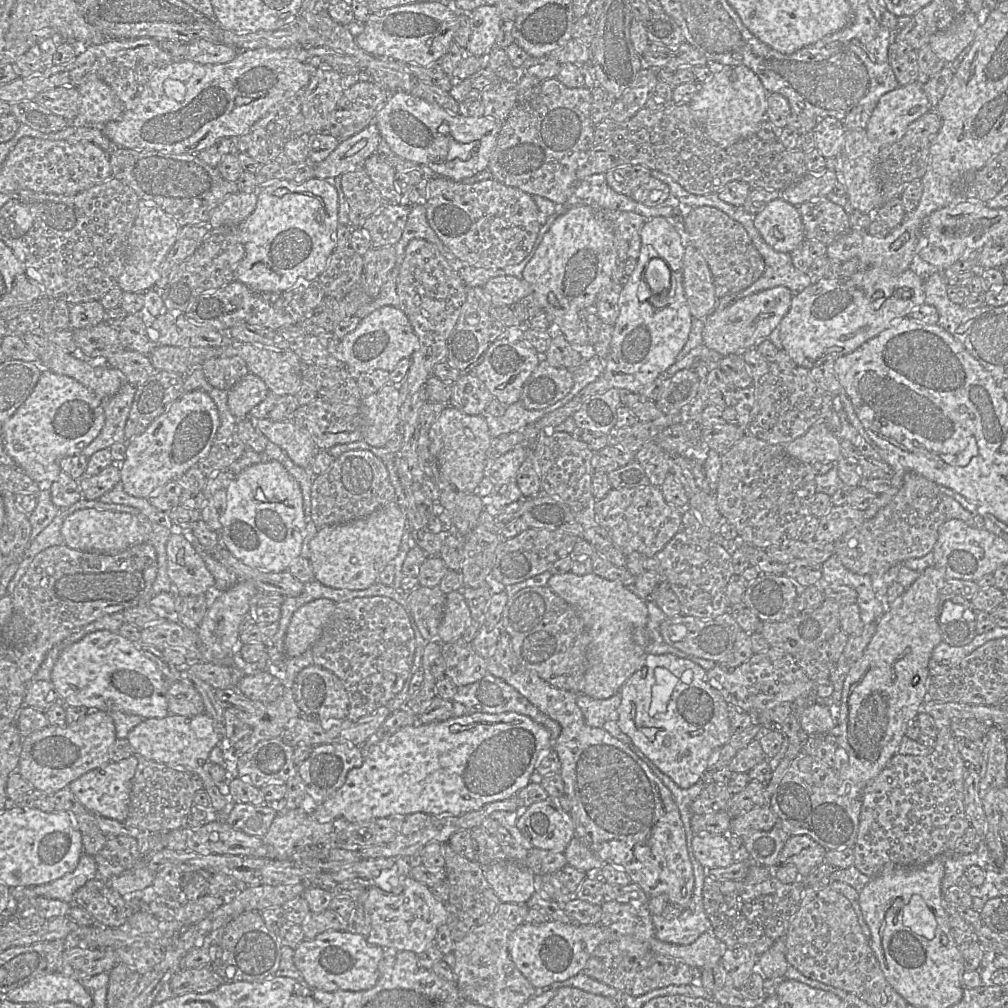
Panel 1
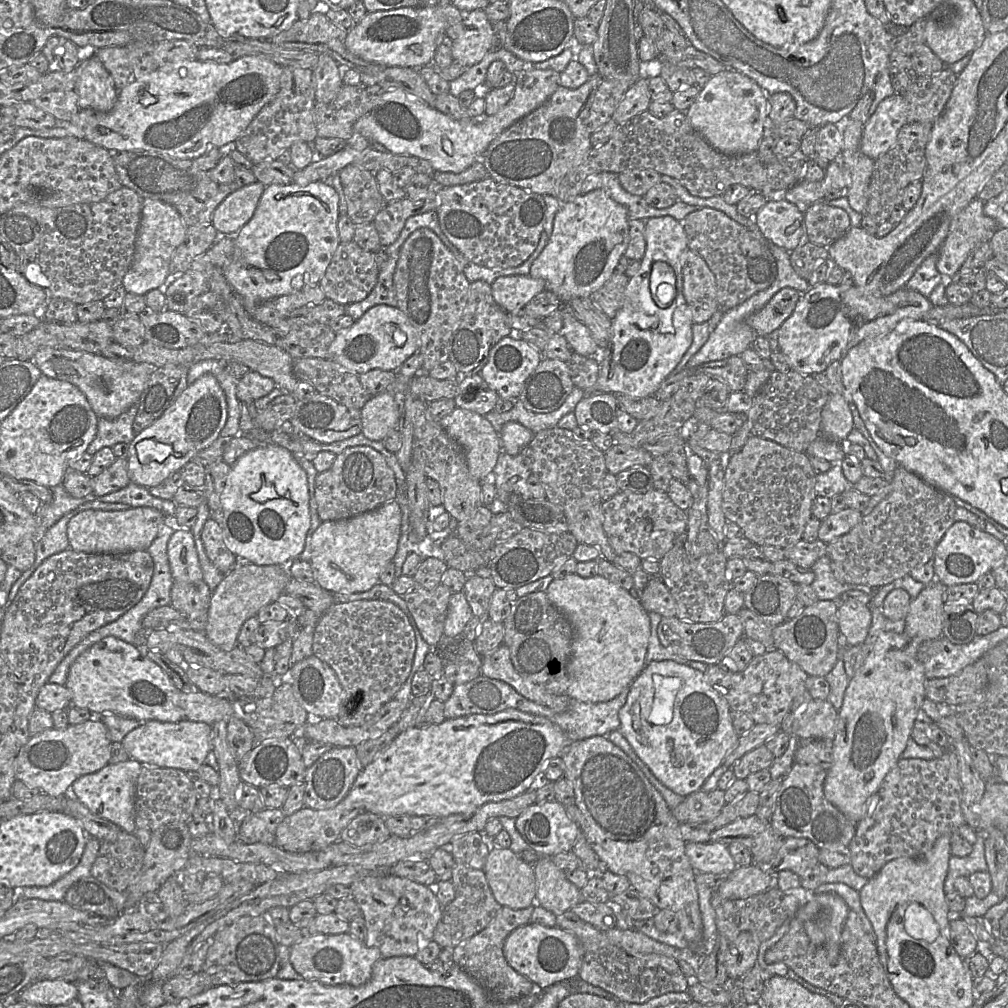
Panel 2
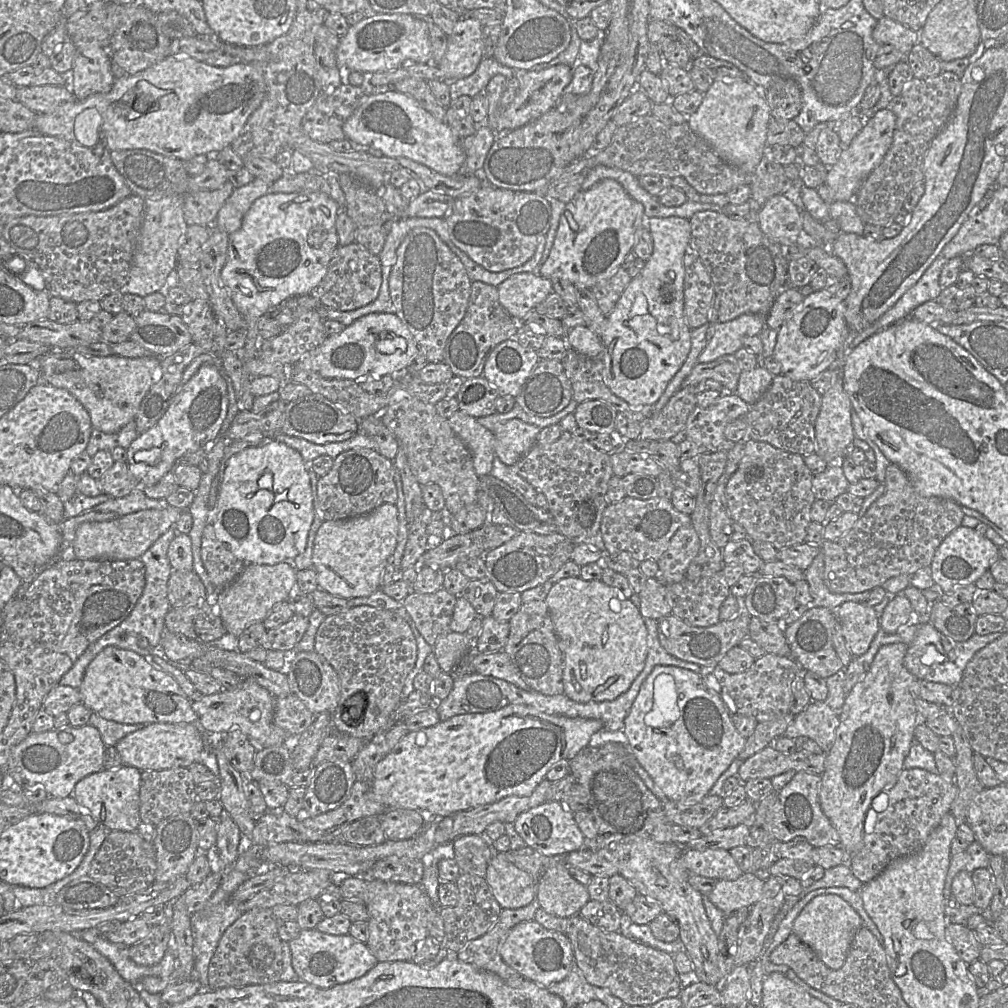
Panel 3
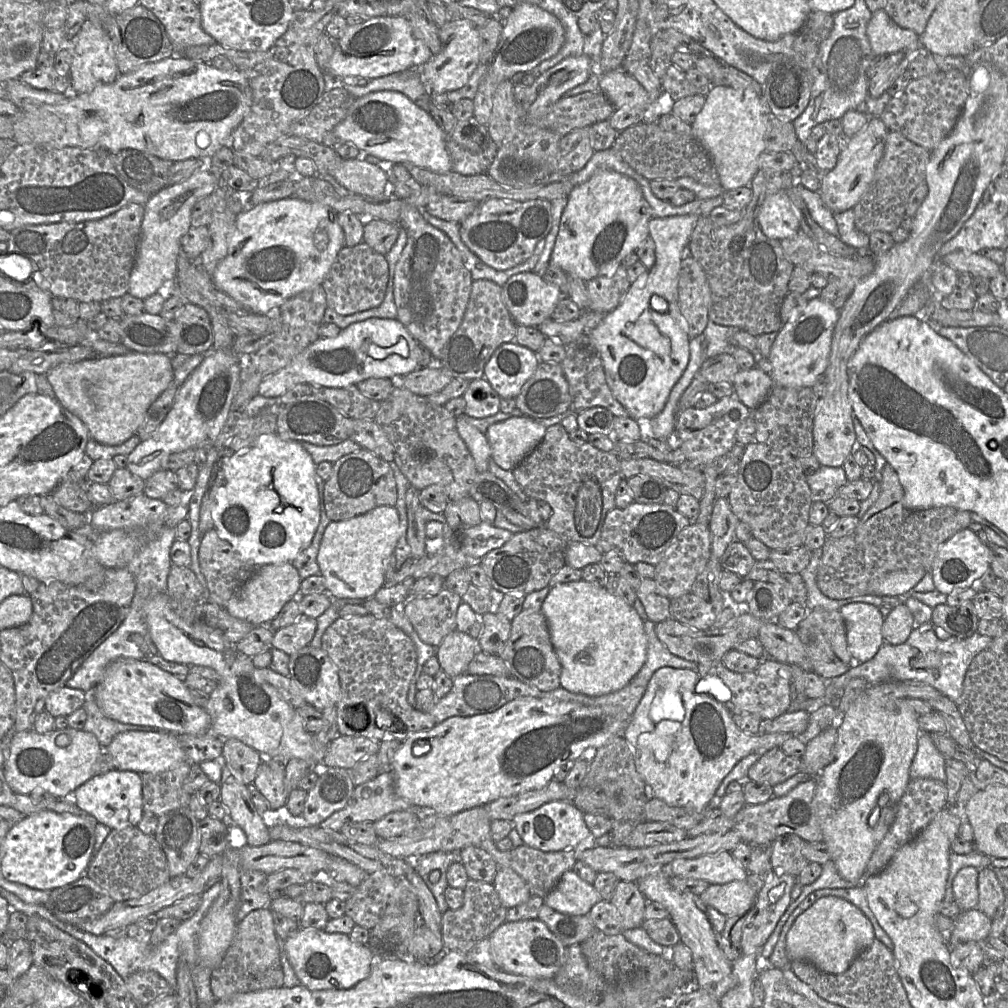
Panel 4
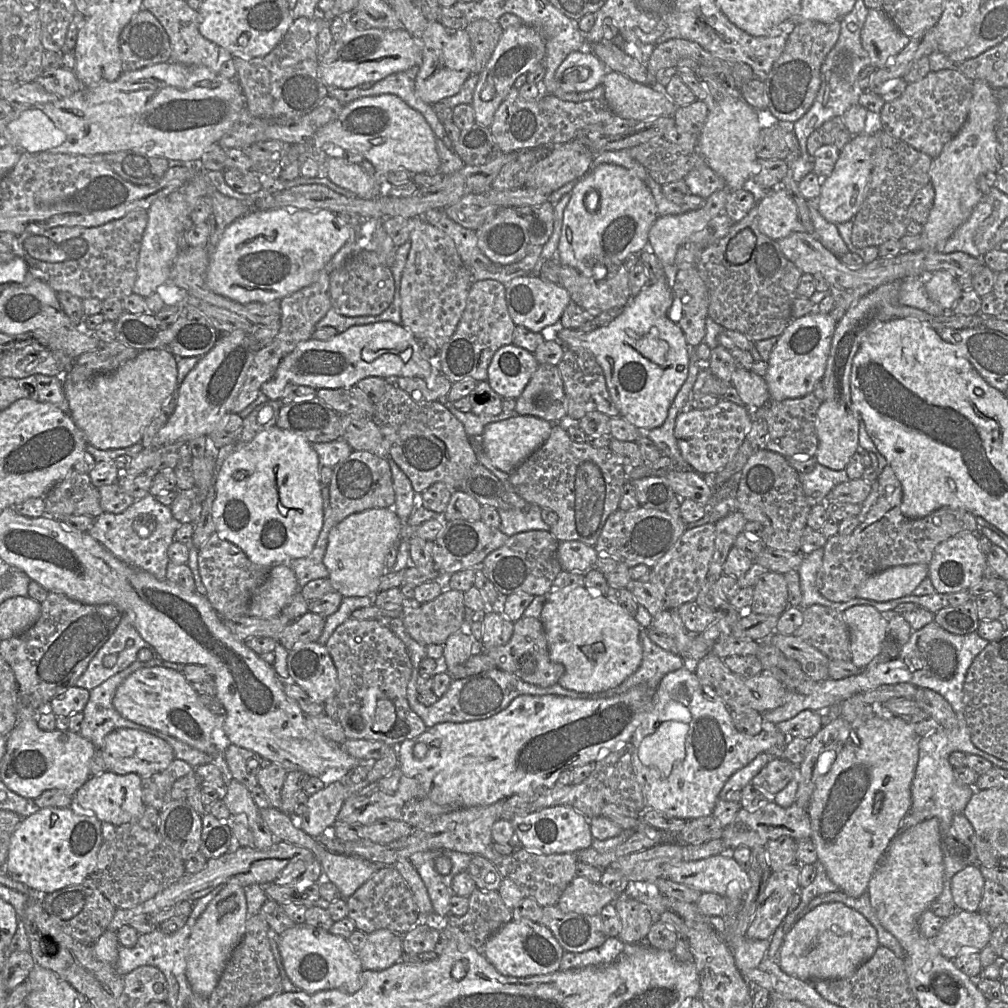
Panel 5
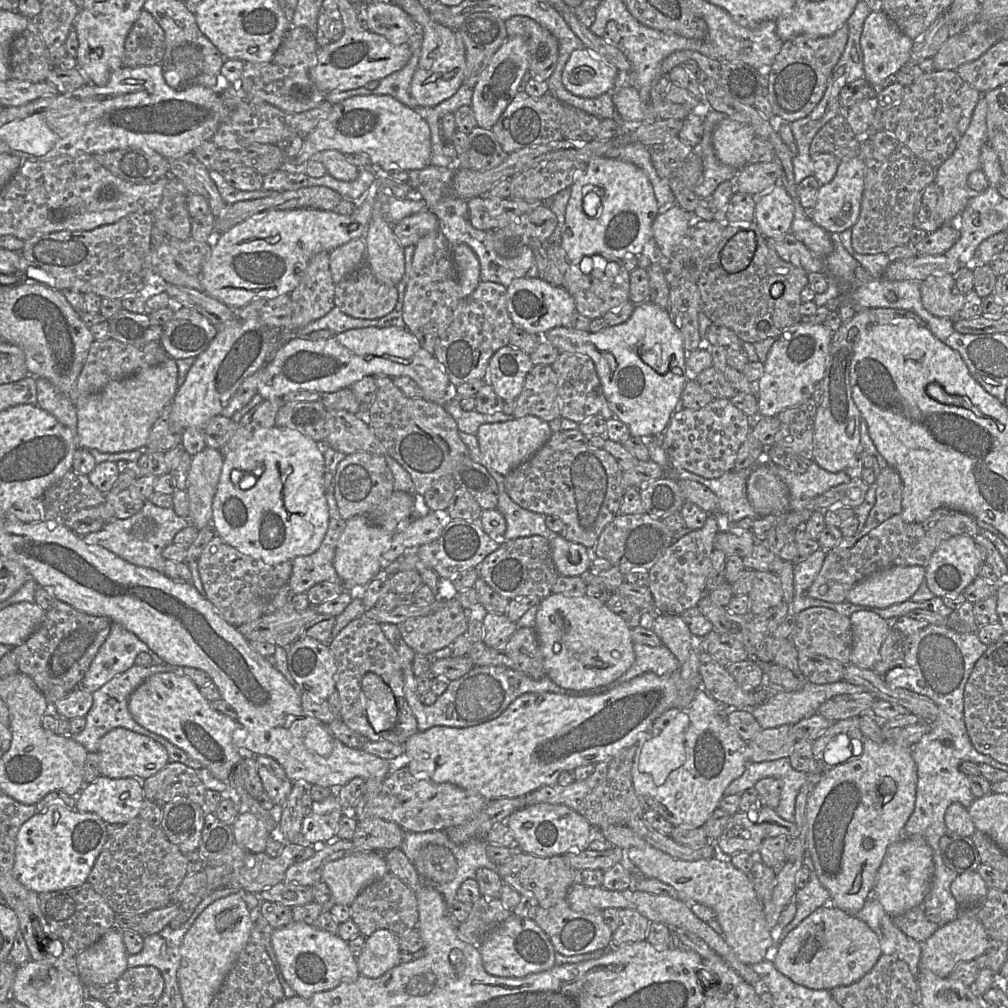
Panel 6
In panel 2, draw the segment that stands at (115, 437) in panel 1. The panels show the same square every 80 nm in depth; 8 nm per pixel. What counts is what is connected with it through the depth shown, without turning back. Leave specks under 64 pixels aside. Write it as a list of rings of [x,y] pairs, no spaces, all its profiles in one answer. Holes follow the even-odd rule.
[[[137,403],[116,418],[98,419],[97,432],[86,453],[94,455],[104,447],[113,447],[118,443],[130,444],[135,438],[133,421],[137,413]]]

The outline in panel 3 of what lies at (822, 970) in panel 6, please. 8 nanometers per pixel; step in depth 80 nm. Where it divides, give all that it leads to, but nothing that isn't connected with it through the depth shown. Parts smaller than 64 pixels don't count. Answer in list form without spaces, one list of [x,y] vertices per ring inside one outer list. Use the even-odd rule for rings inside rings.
[[[823,894],[812,899],[793,923],[792,933],[810,947],[830,969],[840,969],[846,960],[856,932],[864,926],[854,908],[838,895]]]

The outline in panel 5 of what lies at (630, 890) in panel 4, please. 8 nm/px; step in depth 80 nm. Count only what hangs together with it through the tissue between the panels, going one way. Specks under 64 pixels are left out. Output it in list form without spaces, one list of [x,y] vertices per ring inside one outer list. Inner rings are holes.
[[[625,892],[619,894],[613,905],[621,922],[618,938],[625,945],[646,941],[647,933],[654,922],[654,915],[647,906]]]

